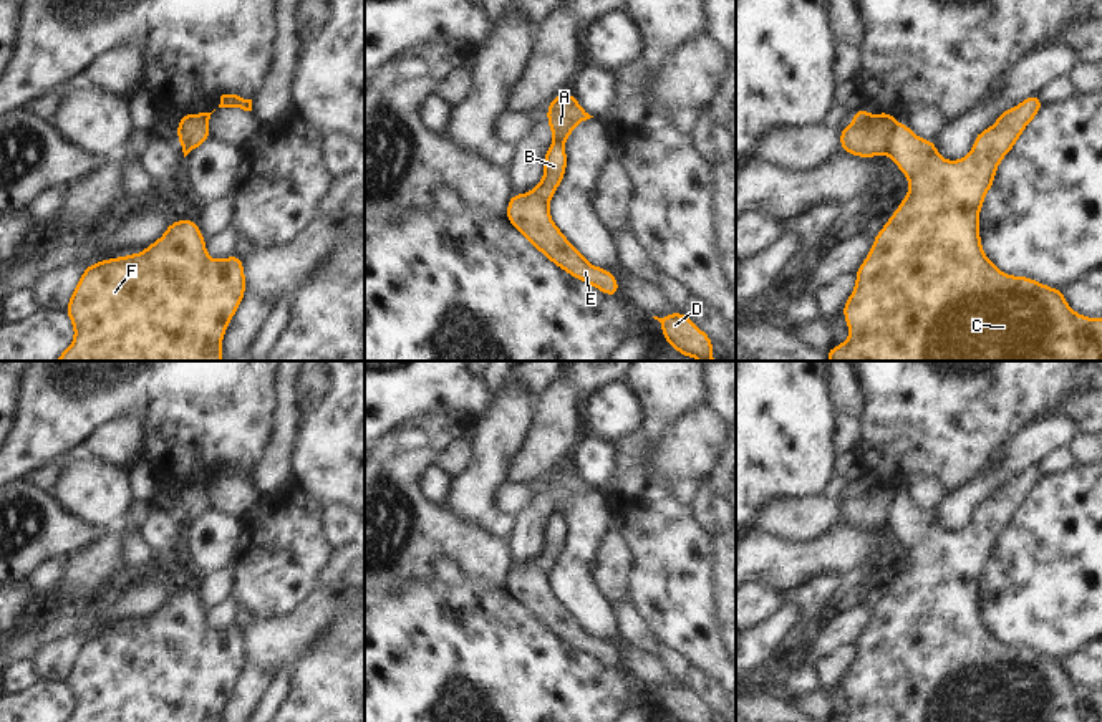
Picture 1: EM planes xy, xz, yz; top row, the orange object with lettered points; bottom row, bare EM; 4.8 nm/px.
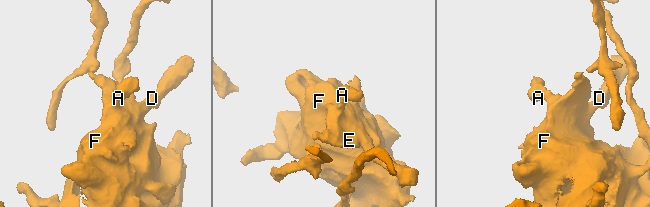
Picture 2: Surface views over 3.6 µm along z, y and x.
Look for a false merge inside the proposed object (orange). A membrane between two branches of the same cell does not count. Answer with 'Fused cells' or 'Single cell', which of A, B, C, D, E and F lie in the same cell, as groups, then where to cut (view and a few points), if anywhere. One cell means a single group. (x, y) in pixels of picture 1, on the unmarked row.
Fused cells. Groups: A / B C D E F. Split along yz (897, 497), (887, 522)

